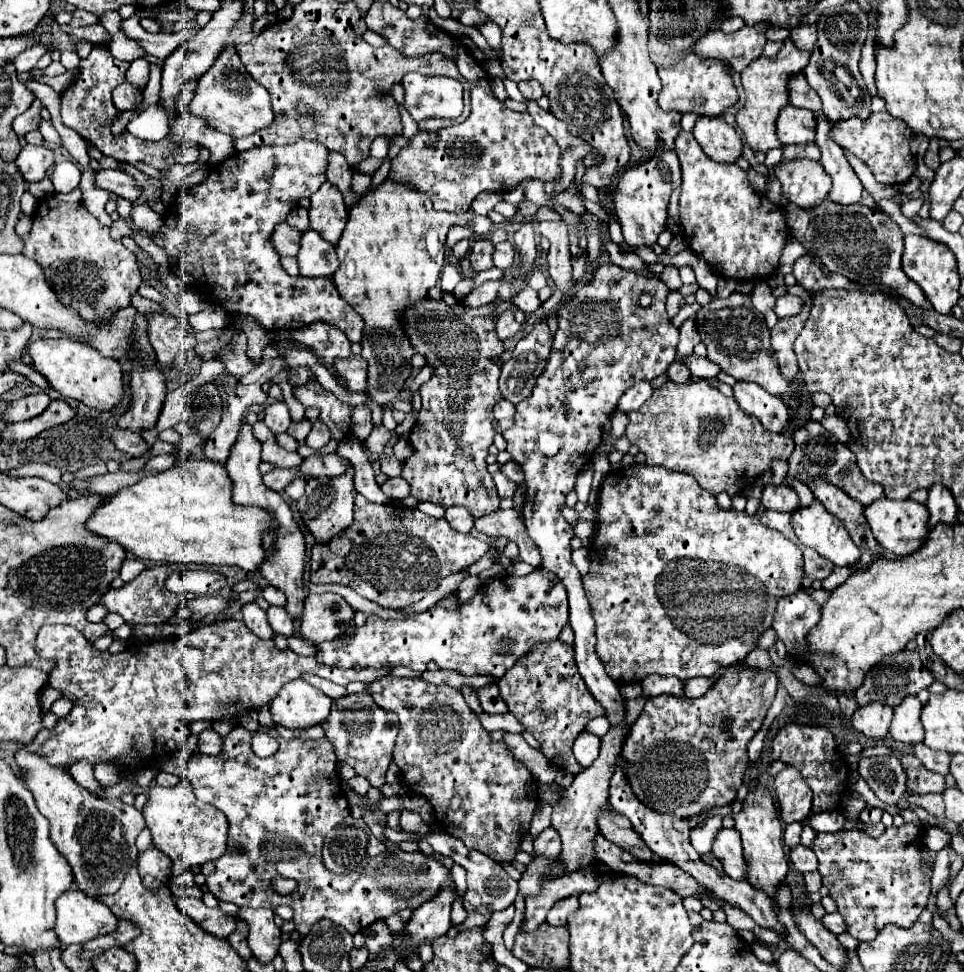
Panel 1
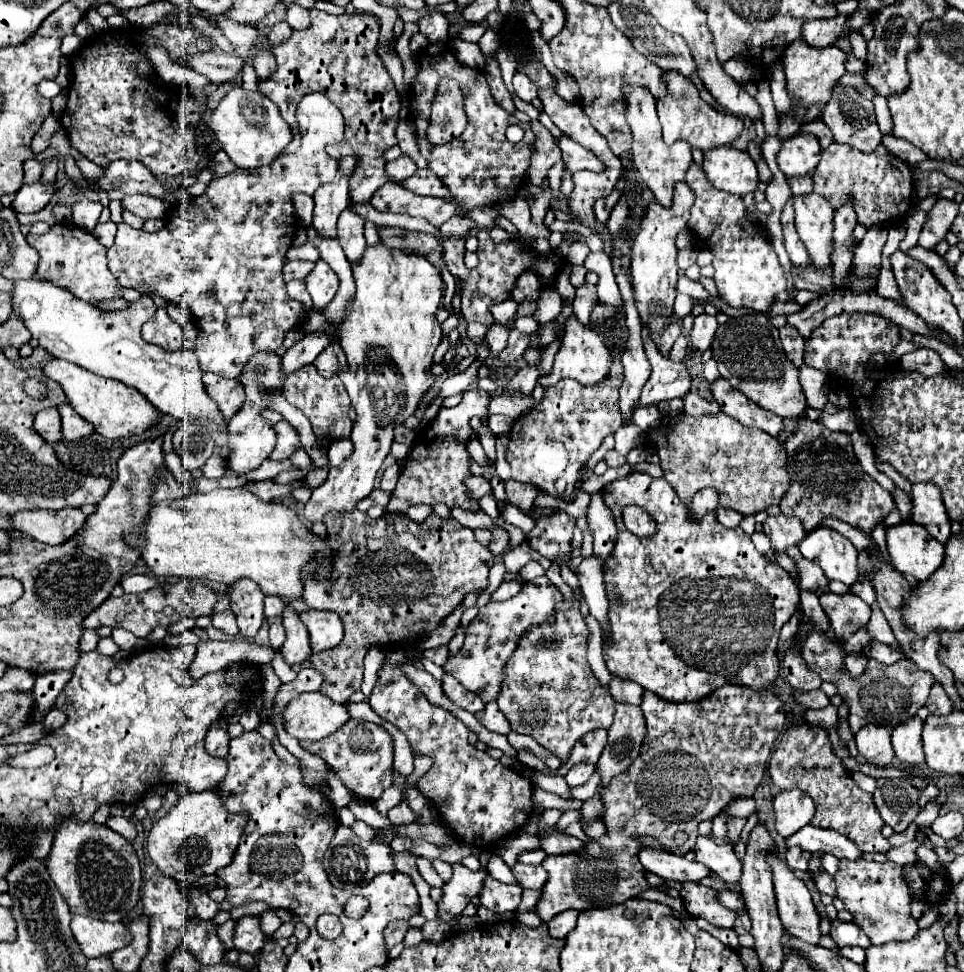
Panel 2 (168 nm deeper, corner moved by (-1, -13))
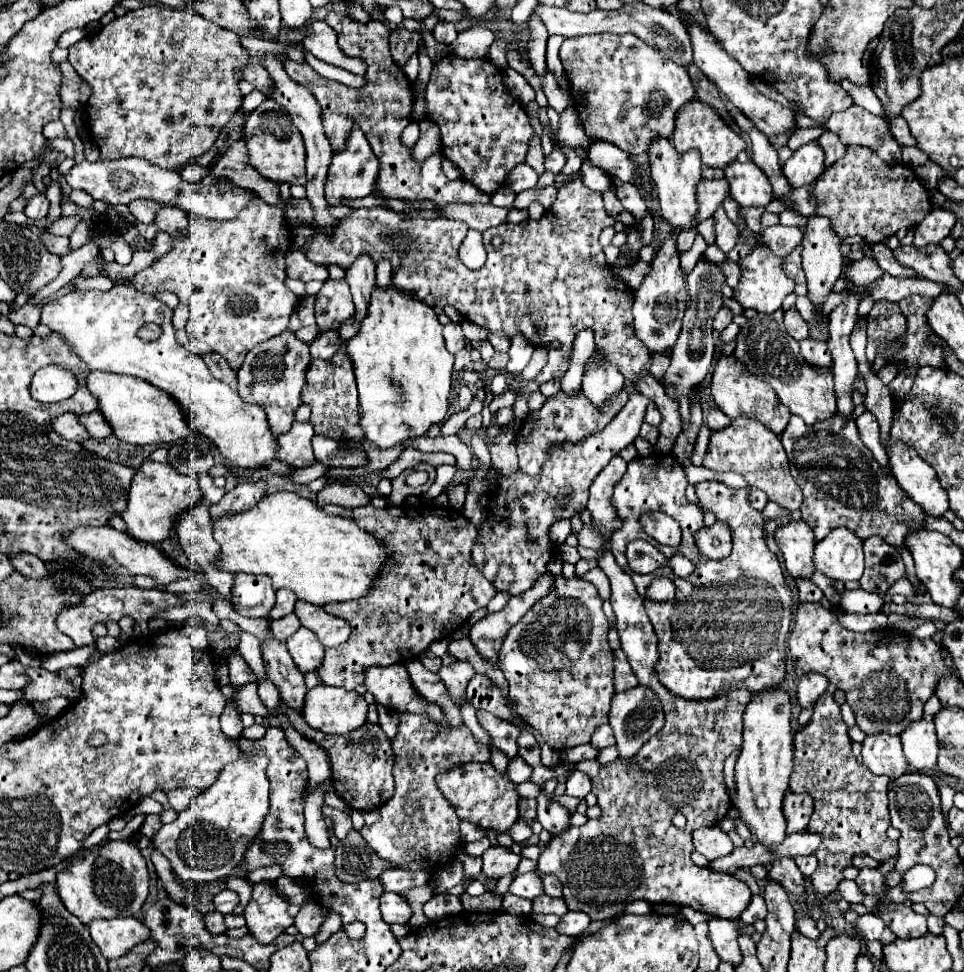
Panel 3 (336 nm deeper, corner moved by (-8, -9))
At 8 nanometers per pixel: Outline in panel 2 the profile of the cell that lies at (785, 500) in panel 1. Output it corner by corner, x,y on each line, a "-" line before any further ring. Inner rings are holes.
785,515
767,517
767,521
763,523
763,531
769,537
771,547
779,553
785,553
785,549
791,545
799,545
807,535
799,519
785,517

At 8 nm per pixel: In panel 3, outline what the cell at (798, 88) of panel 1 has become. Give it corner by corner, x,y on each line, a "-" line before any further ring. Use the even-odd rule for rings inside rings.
828,129
820,135
818,143
820,143
820,147
822,147
824,153
826,153
826,165
832,165
832,163
834,163
836,159
840,159
840,157
844,155
844,151
846,151
846,145
840,141
840,137
834,135
834,133
828,131

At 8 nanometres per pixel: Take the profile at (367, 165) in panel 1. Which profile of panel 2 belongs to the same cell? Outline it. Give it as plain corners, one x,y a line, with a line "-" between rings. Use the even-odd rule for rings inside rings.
401,155
399,159
387,163
387,173
393,181
403,181
411,177
415,171
417,171
417,165
413,159
409,159
409,155

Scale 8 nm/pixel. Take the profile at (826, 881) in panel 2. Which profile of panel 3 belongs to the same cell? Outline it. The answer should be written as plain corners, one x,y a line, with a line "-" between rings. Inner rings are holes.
840,881
838,893
848,901
848,903
860,903
864,899
864,893
858,889
858,885
854,881

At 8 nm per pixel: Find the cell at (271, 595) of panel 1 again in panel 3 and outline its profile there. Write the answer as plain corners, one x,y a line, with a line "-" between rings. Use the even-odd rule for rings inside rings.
278,589
278,591
276,591
276,603
274,603
272,611
270,611
270,619
280,619
280,617
292,613
296,601
298,601
298,599
296,599
296,595
294,595
292,591
288,591
288,589

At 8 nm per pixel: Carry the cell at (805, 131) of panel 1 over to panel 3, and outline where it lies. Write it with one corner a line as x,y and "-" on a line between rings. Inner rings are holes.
816,141
802,145
784,163
782,171
792,187
814,183
824,171
824,149

